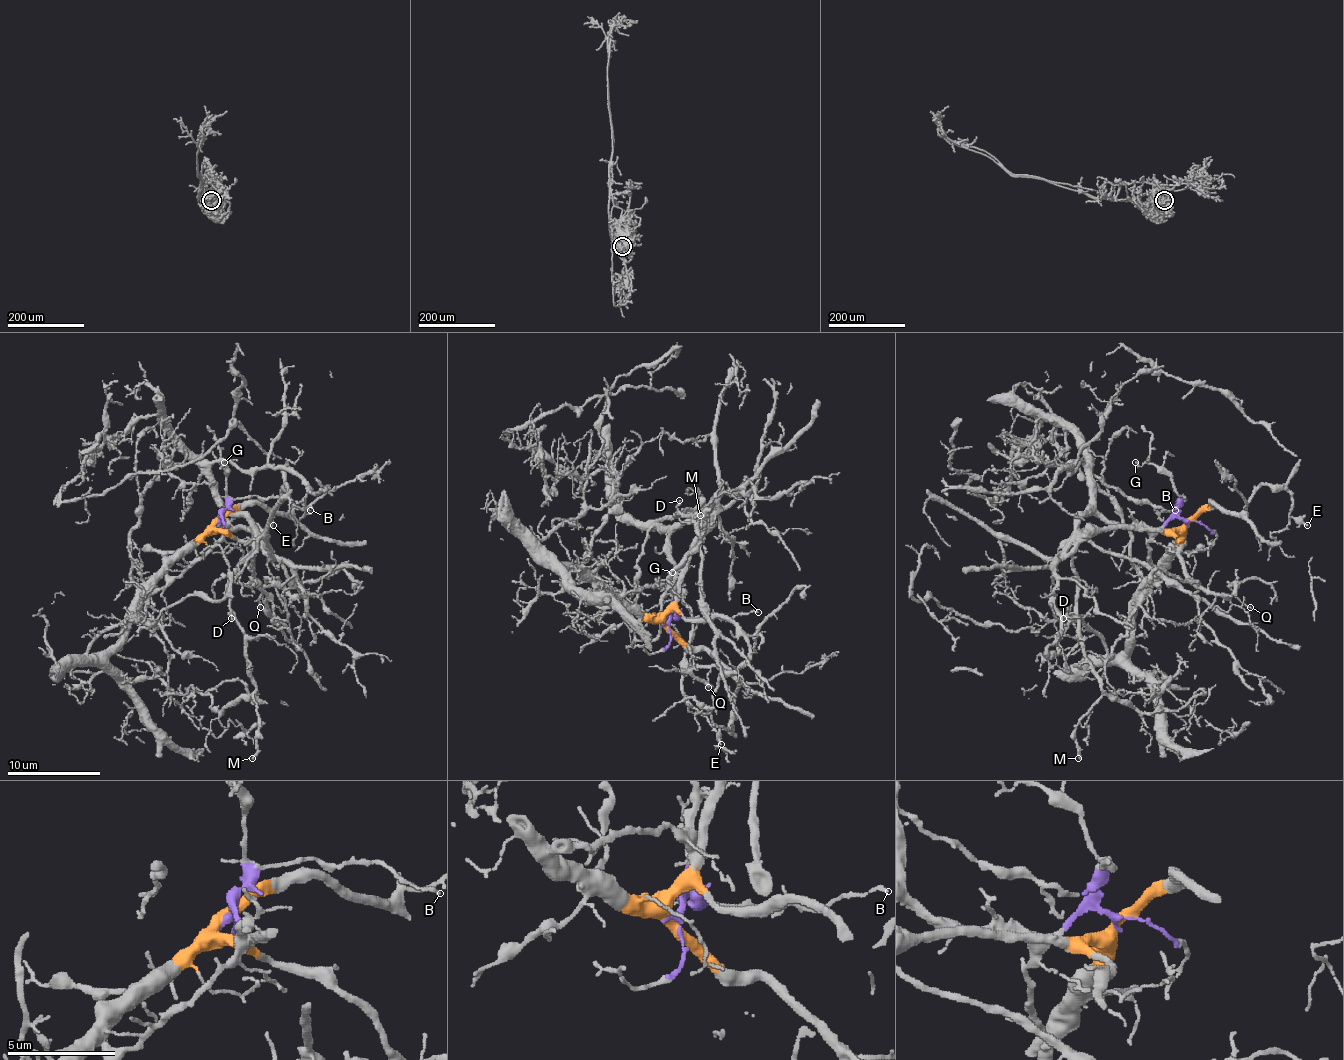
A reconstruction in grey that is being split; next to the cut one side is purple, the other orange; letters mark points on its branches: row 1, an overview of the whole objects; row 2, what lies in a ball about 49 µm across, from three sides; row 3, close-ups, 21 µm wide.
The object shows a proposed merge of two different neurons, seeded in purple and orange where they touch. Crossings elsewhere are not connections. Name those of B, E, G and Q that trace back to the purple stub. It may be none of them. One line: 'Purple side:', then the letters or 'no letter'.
Purple side: B, G

